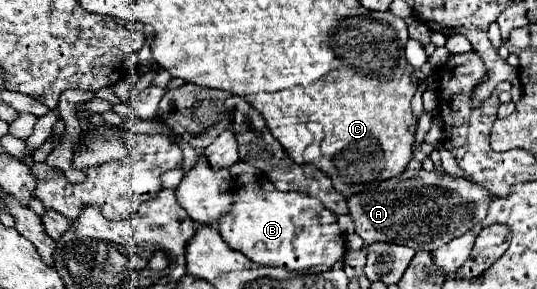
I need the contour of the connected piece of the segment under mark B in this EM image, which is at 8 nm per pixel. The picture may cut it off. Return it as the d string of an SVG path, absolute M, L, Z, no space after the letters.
M269 181L245 185L237 189L233 197L235 209L215 227L231 249L241 251L255 263L285 267L289 271L305 271L315 265L333 265L347 251L347 241L337 227L335 213L325 209L317 197L309 197L299 191L281 193Z

